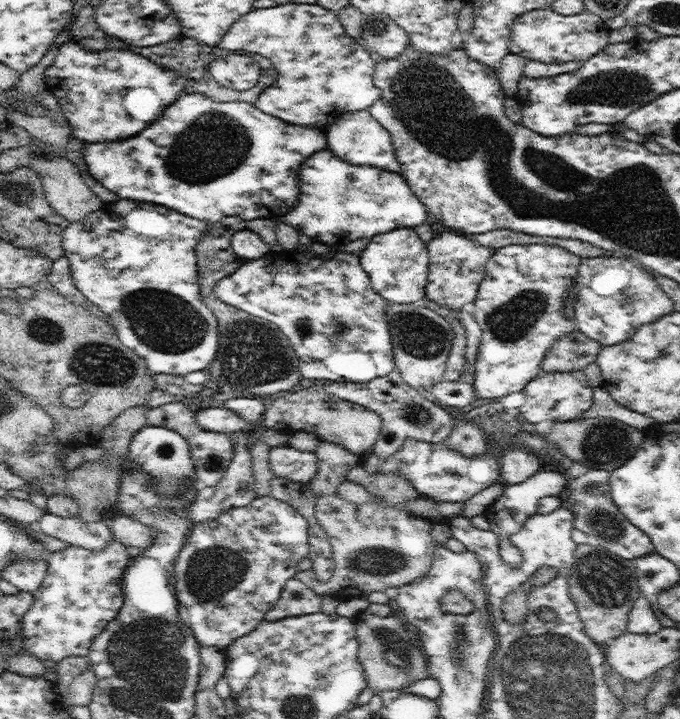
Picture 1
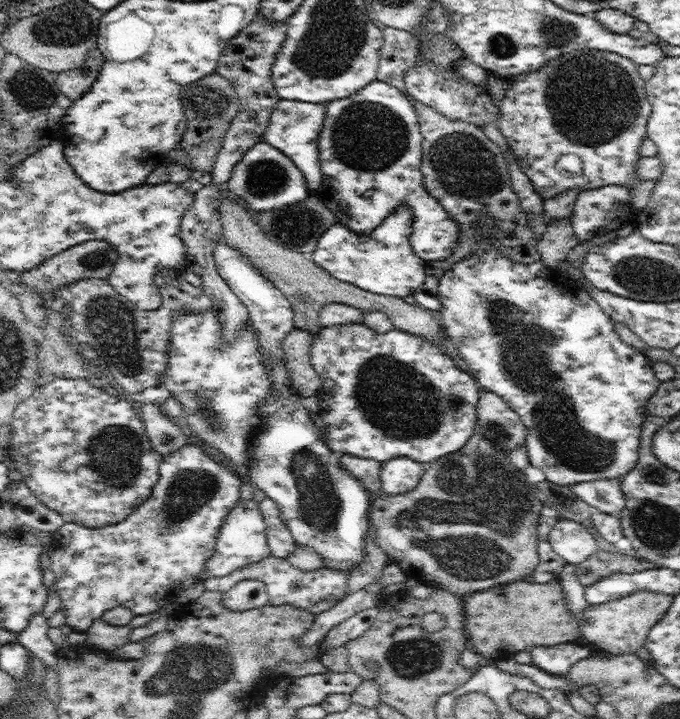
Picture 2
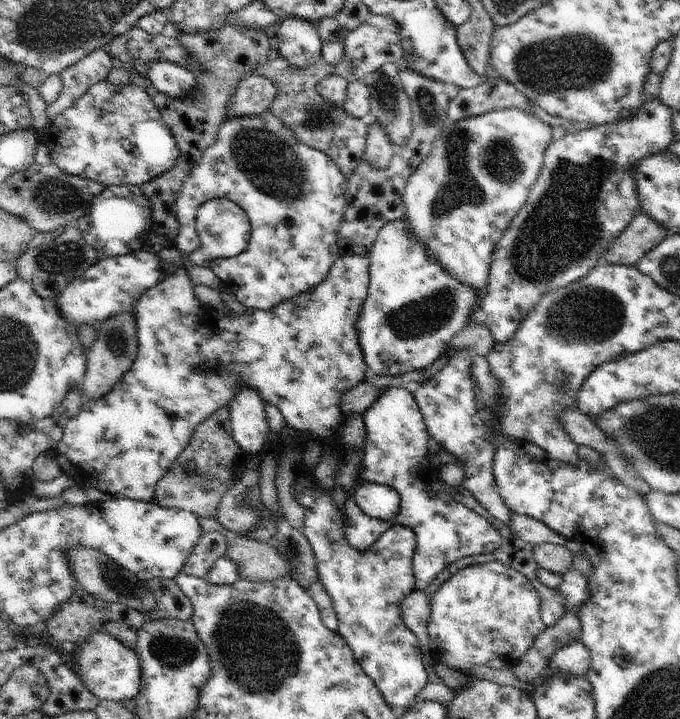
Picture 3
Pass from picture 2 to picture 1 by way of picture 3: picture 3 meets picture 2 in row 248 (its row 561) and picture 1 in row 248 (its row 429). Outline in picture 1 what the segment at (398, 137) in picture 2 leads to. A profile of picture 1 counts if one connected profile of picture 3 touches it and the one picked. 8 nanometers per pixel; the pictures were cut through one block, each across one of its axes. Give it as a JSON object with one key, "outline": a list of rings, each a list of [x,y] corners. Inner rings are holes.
{"outline":[[[398,228],[372,237],[359,254],[360,264],[368,273],[372,288],[390,303],[410,304],[425,298],[428,282],[429,250],[414,228]]]}

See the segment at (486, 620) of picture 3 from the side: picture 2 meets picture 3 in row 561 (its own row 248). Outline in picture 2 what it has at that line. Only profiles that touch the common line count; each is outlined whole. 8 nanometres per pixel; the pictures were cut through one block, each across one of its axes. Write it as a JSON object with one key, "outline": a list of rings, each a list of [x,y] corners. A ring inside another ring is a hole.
{"outline":[[[494,244],[484,254],[474,254],[466,260],[456,262],[450,270],[442,274],[442,280],[438,284],[437,298],[441,308],[438,311],[443,332],[447,342],[461,360],[465,369],[472,375],[476,382],[486,391],[494,392],[502,396],[508,406],[518,413],[526,429],[526,443],[529,462],[540,469],[549,482],[558,486],[574,486],[580,482],[591,482],[602,478],[621,479],[626,477],[637,465],[641,447],[640,434],[642,424],[646,420],[646,408],[650,404],[650,398],[656,394],[660,381],[654,374],[652,361],[633,346],[618,336],[612,319],[600,308],[600,305],[590,296],[588,290],[579,286],[566,272],[549,271],[540,260],[522,264],[506,258],[506,254],[500,252],[500,246]]]}

